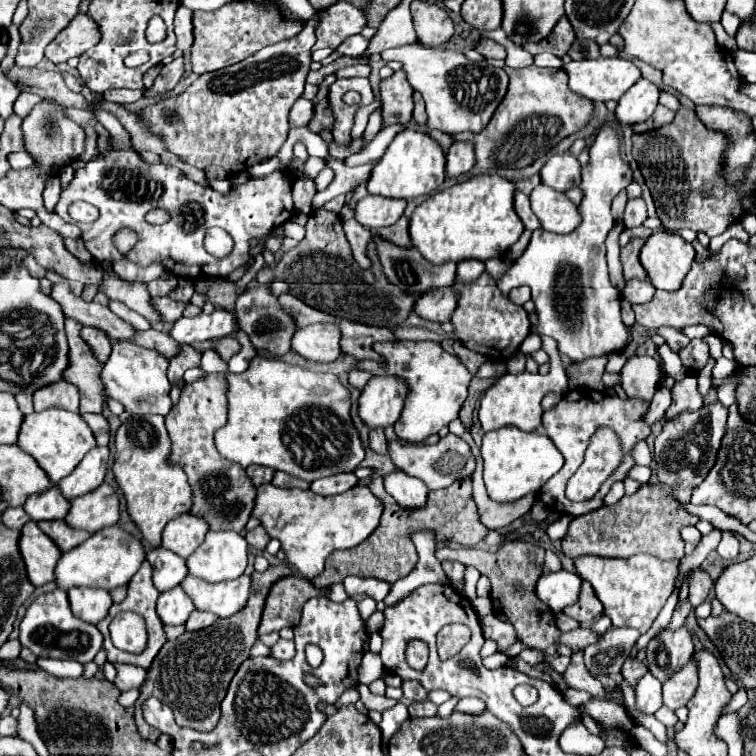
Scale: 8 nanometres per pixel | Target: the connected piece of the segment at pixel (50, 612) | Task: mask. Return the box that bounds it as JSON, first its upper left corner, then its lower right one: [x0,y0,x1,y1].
[20,588,102,664]

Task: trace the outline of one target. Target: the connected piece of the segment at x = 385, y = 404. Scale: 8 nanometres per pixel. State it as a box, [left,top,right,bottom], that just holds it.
[360,376,408,430]

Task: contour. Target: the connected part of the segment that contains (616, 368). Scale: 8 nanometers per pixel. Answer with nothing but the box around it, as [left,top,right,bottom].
[606,353,626,373]

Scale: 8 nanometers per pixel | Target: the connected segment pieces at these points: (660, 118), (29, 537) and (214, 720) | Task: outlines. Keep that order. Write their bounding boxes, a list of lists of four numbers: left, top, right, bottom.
[[632,104,674,132],[20,520,62,586],[136,564,294,742]]

